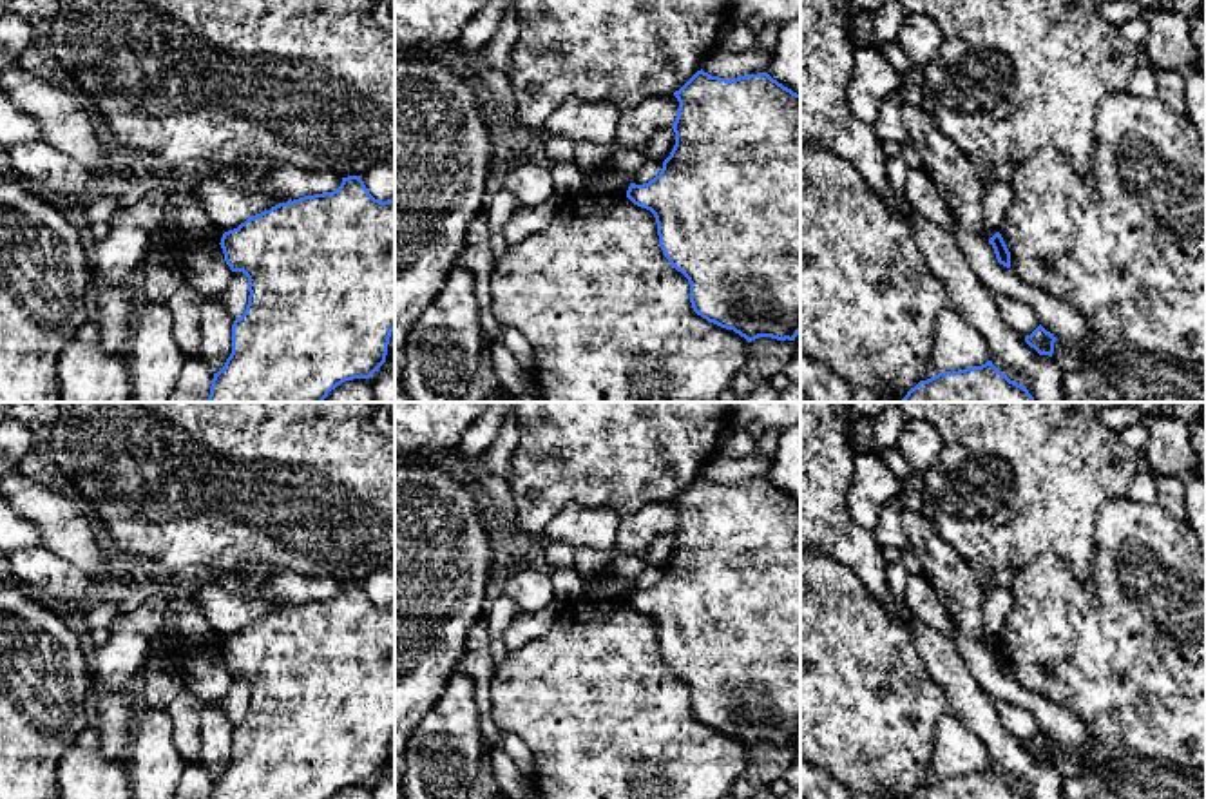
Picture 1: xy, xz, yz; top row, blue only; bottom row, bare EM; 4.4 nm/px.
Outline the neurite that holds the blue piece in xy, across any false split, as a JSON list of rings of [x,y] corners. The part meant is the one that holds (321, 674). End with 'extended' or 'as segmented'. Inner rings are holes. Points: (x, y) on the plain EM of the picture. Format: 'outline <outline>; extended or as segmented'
outline [[[348,582],[333,598],[279,609],[248,623],[237,634],[225,638],[219,650],[230,676],[248,683],[250,701],[244,719],[232,730],[232,759],[214,779],[210,799],[330,799],[346,786],[369,785],[386,768],[389,743],[395,736],[395,603],[375,605],[360,582]]]; as segmented

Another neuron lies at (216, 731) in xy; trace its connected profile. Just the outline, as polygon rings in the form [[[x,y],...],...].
[[[221,701],[203,703],[199,716],[201,752],[196,761],[201,763],[214,779],[223,775],[232,759],[232,730],[234,725],[226,717]]]

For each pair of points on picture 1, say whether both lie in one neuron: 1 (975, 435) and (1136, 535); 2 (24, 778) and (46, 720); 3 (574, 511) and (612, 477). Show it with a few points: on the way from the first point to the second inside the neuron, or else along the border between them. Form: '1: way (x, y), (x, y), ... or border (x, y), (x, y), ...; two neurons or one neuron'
1: border (1125, 497), (1116, 497), (1100, 510), (1096, 546); two neurons
2: way (24, 763), (24, 749), (38, 734); one neuron
3: border (622, 515), (611, 508), (569, 502), (545, 528); two neurons

